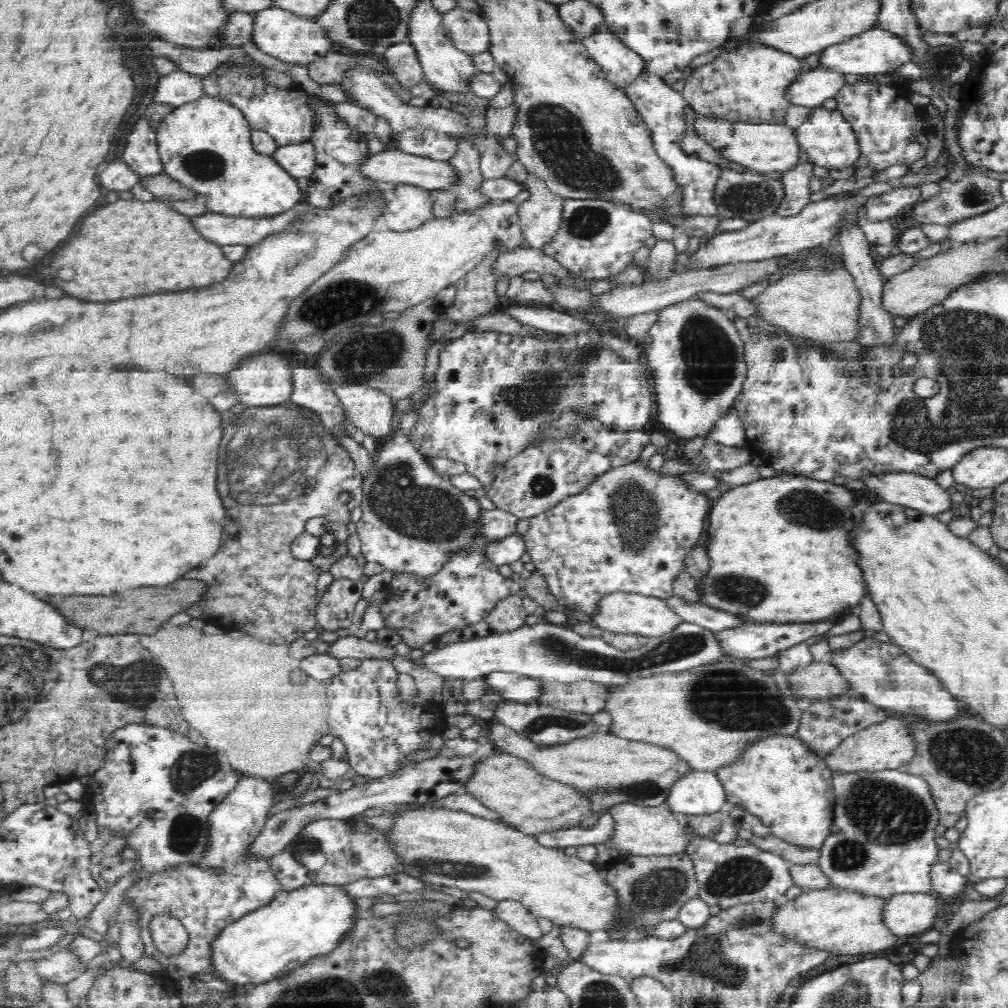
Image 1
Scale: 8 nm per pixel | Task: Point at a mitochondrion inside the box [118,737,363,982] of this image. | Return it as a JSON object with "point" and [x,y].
{"point":[192,769]}

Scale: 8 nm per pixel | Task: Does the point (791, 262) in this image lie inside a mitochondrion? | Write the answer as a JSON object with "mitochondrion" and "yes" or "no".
{"mitochondrion":"no"}

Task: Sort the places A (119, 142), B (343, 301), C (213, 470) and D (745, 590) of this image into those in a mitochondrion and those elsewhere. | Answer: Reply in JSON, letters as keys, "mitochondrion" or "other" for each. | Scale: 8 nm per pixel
{"A":"other","B":"mitochondrion","C":"mitochondrion","D":"mitochondrion"}

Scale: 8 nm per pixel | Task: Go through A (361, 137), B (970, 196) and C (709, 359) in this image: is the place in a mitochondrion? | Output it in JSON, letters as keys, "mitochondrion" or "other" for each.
{"A":"other","B":"mitochondrion","C":"mitochondrion"}

